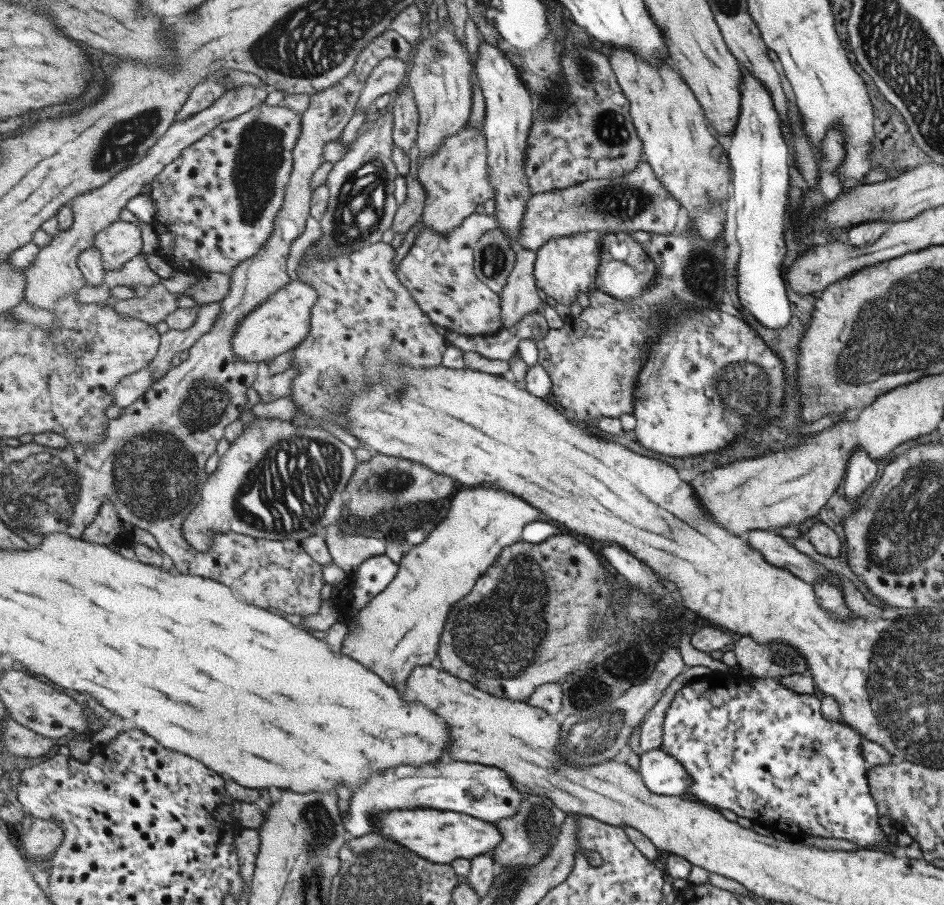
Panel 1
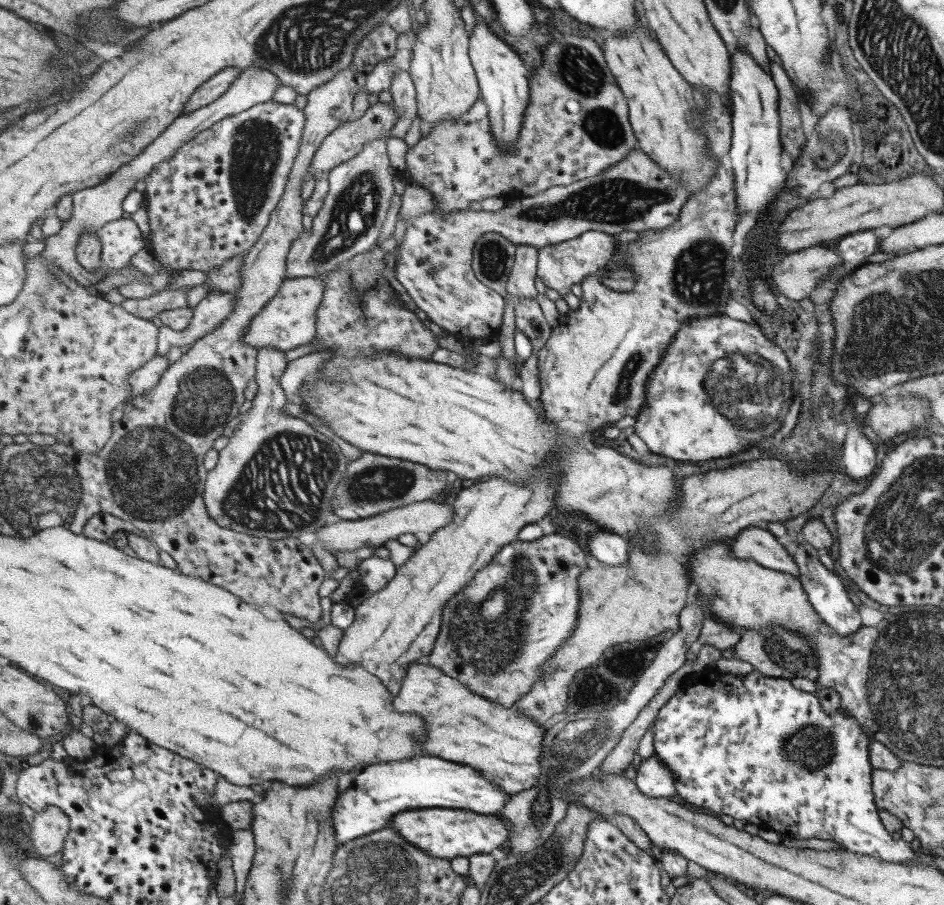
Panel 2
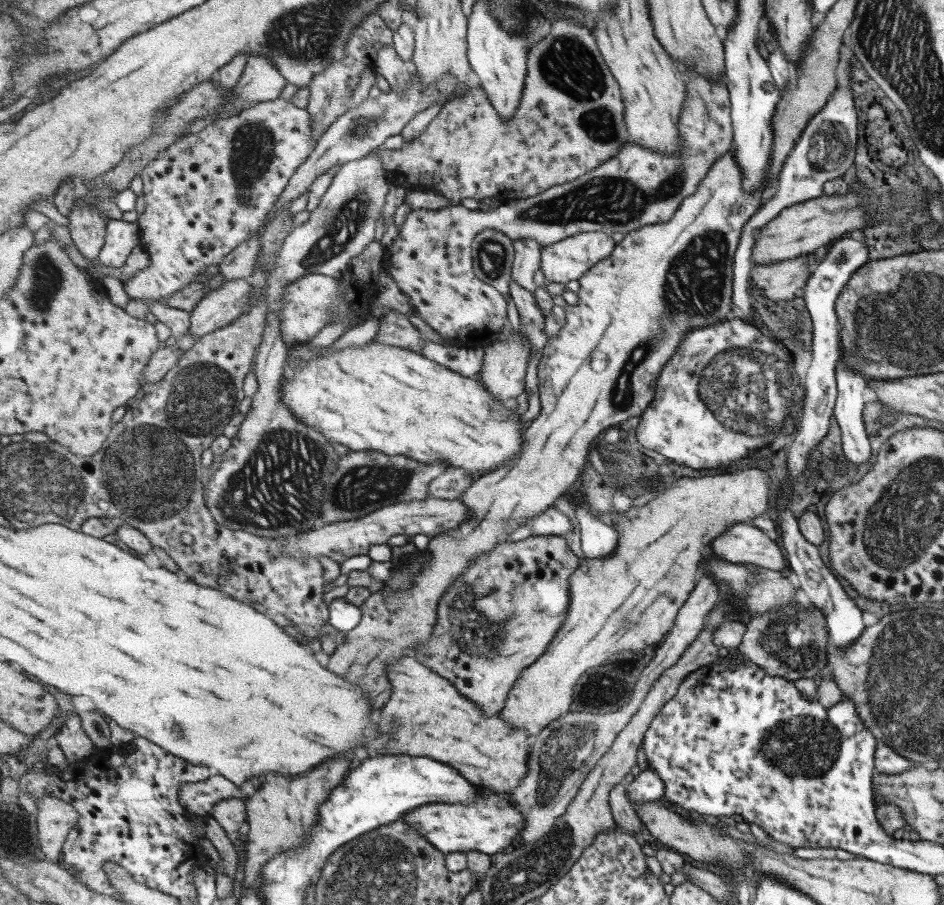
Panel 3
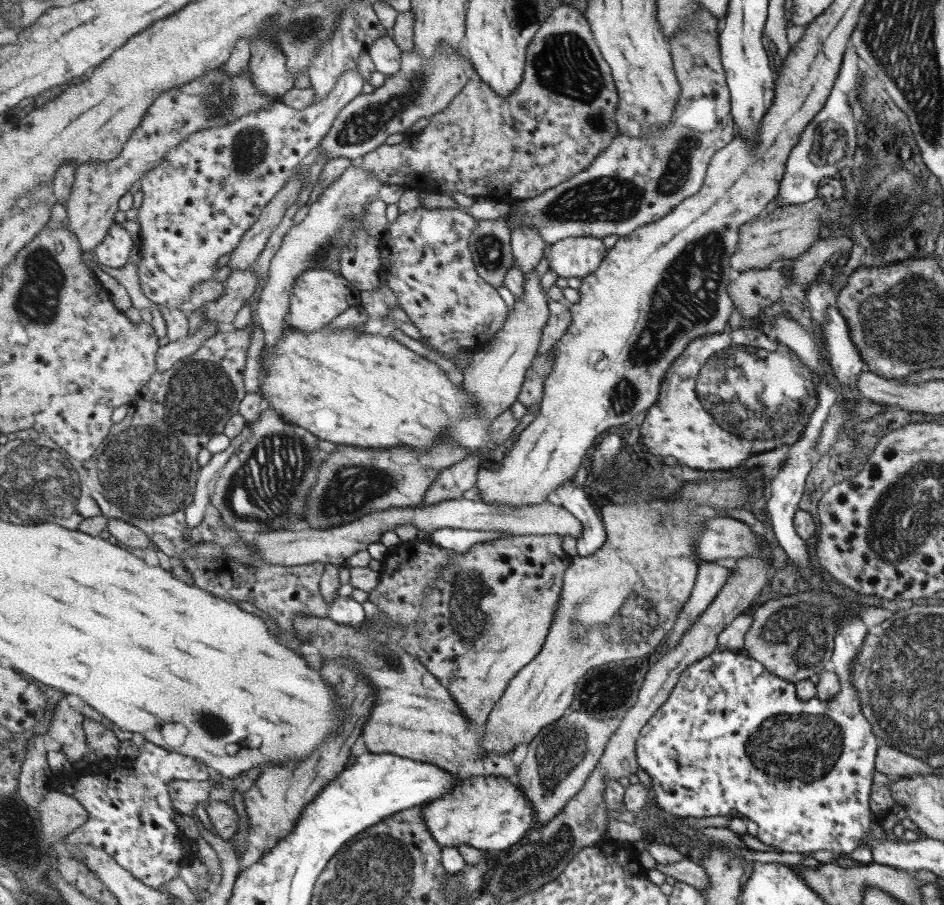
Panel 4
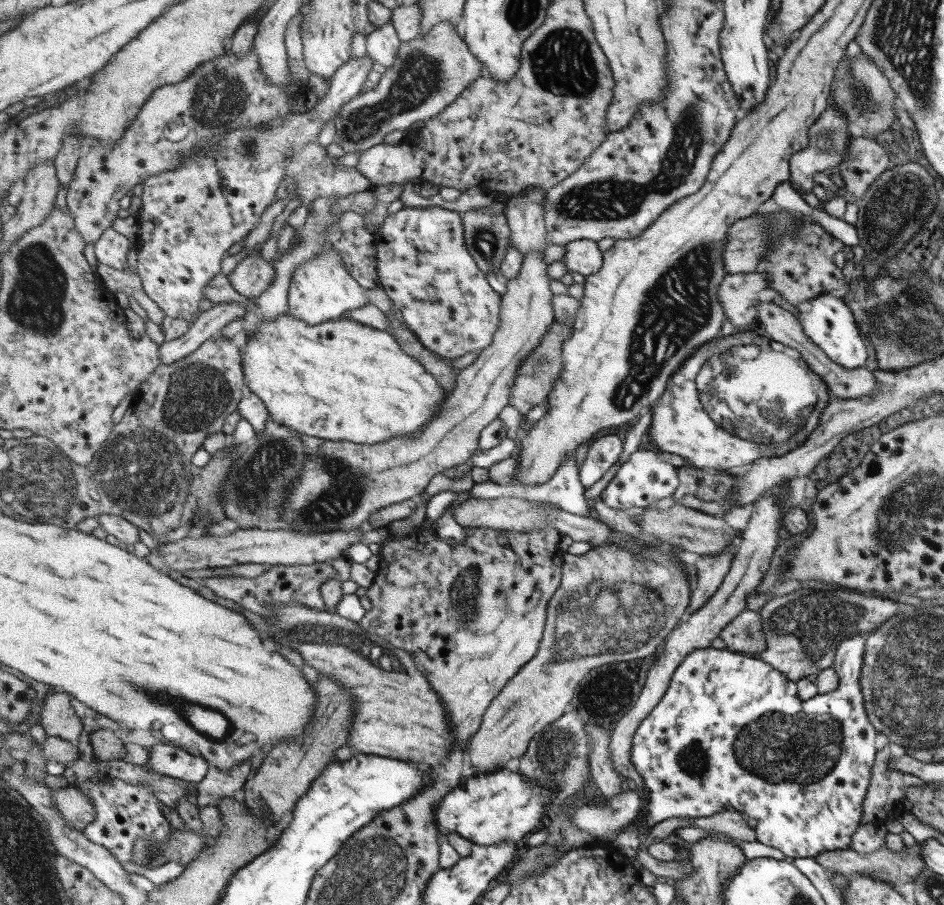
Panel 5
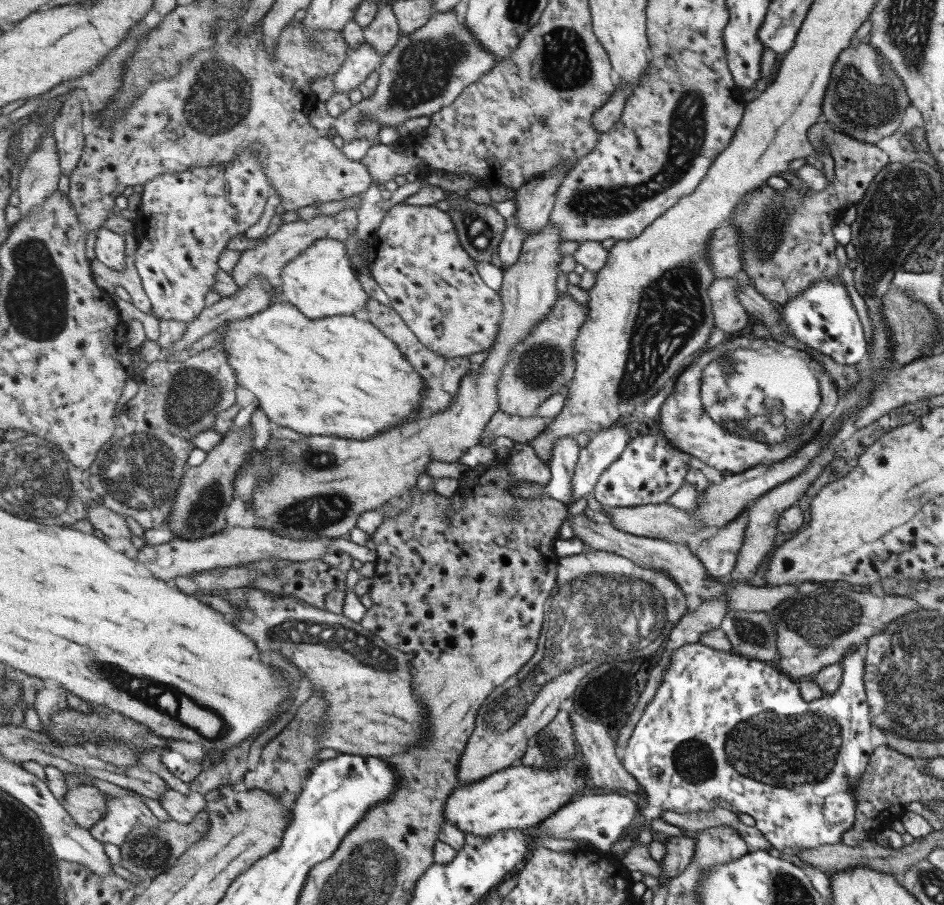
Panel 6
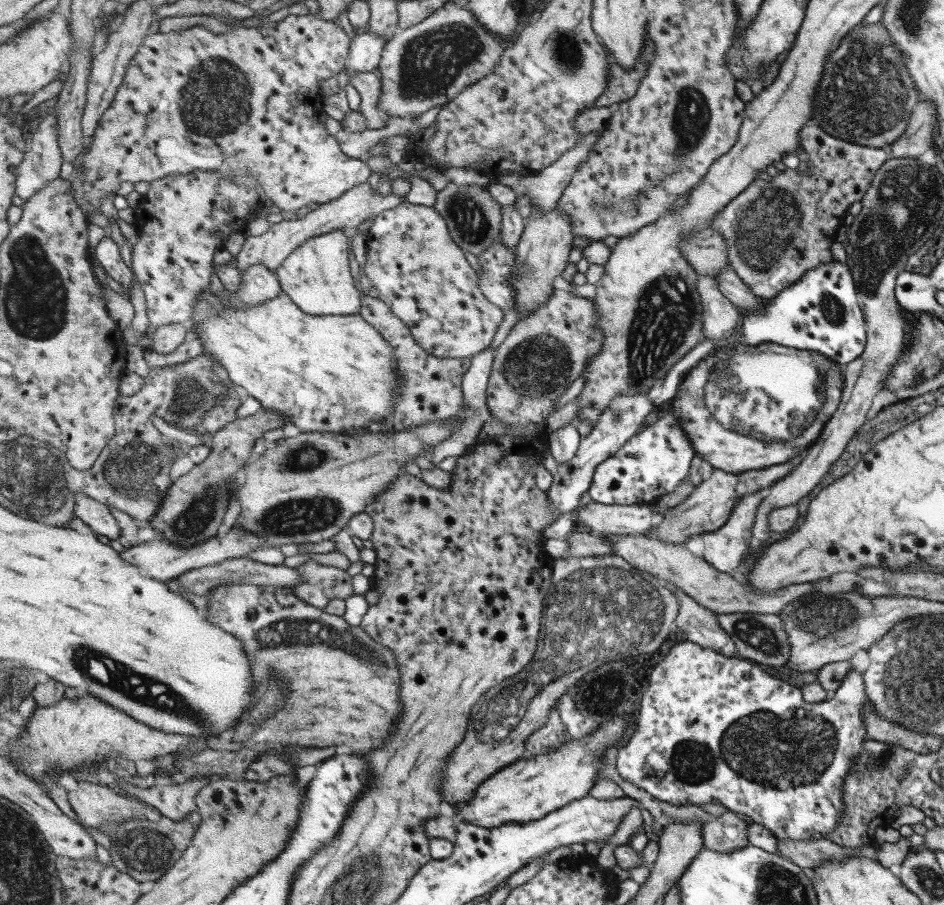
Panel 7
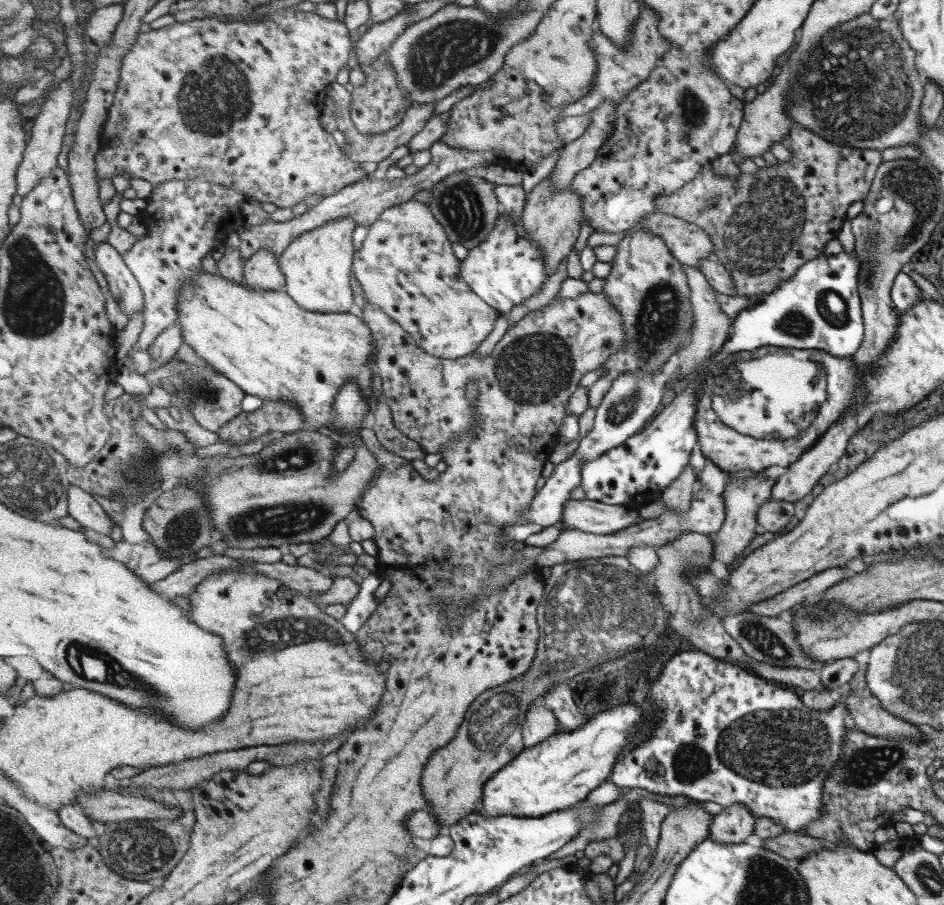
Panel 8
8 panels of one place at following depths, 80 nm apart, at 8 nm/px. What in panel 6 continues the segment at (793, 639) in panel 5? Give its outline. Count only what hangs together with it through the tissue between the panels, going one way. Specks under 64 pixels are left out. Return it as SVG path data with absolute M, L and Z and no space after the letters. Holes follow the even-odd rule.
M843 586L831 590L818 590L814 593L797 591L767 612L773 621L773 628L776 632L776 651L779 653L778 660L772 665L792 680L810 679L820 668L828 664L839 663L848 648L857 648L859 644L865 644L870 636L883 632L890 622L919 608L922 607L910 597L897 594L877 597L866 591L850 590Z

